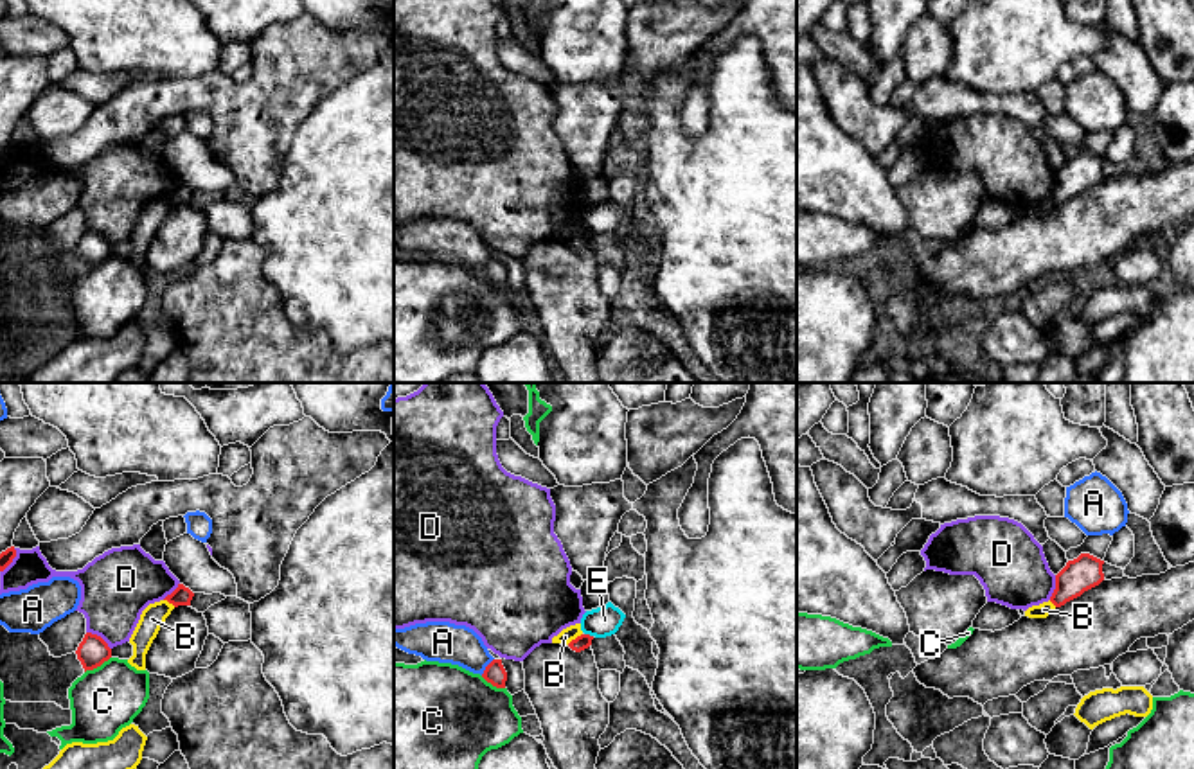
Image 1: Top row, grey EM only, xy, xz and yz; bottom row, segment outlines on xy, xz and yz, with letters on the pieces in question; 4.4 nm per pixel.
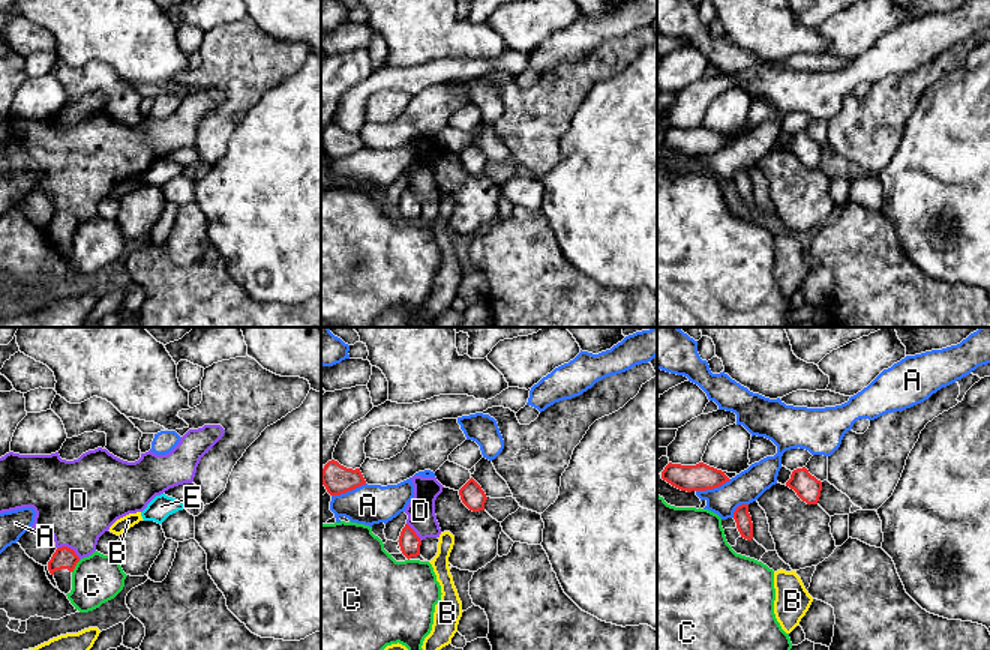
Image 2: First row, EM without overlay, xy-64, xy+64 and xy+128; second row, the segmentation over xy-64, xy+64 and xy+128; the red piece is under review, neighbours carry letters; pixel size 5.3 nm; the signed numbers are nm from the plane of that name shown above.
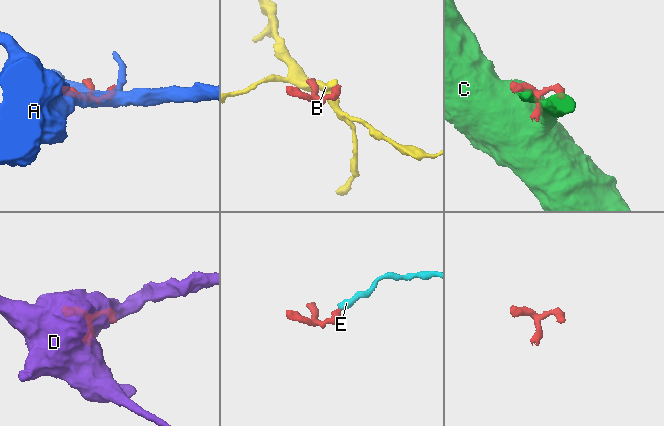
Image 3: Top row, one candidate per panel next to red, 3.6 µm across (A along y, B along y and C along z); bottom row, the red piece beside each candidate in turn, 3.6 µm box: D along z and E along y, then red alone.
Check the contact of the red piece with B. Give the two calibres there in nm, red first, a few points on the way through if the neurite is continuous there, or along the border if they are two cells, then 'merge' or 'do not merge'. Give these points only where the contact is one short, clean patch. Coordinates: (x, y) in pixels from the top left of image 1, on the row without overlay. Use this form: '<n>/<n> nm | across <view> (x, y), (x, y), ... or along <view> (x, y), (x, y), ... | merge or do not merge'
70/70 nm | along xz (581, 230), (567, 241) | do not merge

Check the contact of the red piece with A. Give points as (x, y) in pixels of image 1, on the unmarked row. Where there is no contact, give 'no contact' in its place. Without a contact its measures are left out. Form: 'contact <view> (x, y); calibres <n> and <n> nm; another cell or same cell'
contact xz (486, 265); calibres 90 and 180 nm; same cell

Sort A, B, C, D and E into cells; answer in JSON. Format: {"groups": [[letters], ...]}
{"groups": [["A"], ["B"], ["C"], ["D"], ["E"]]}

